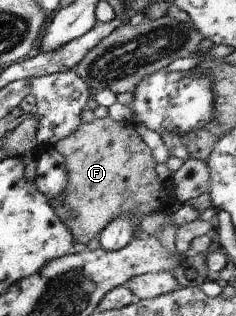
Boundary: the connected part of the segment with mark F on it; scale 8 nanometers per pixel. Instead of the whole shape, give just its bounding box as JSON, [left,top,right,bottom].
[49,116,178,245]

